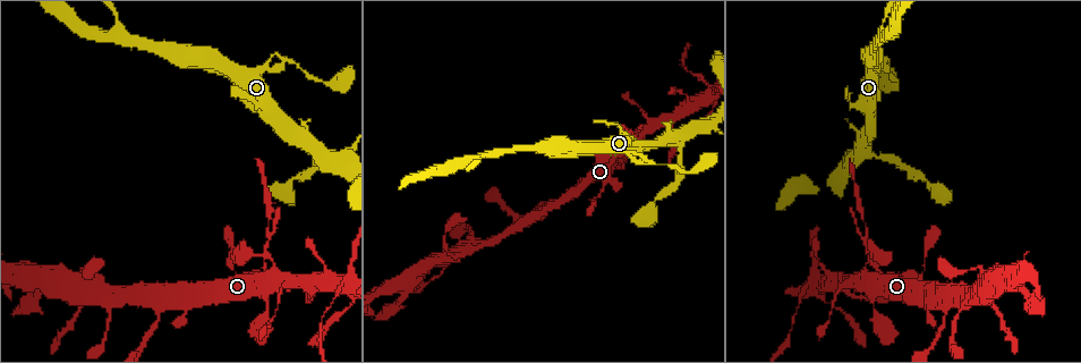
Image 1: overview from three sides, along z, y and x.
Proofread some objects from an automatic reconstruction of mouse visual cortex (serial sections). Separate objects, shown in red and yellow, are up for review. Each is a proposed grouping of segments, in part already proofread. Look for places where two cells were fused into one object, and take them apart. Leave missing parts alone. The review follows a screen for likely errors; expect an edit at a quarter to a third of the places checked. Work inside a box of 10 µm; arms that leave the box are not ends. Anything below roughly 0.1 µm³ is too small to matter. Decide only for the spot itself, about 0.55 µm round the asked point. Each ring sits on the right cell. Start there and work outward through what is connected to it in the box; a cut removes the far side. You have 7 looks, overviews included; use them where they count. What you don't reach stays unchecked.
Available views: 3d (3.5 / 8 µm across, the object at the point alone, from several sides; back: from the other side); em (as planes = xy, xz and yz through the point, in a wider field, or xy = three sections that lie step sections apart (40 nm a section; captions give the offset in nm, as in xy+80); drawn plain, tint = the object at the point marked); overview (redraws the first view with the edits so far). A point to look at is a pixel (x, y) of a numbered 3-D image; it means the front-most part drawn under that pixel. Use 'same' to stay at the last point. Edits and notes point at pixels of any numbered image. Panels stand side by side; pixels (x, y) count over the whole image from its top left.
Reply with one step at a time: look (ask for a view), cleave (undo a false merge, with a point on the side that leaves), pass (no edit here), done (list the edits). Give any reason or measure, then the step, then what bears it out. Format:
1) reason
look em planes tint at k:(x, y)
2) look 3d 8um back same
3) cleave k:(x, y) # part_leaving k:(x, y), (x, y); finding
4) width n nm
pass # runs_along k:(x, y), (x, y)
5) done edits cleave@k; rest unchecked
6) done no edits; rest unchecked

three-way junction
look 3d 3.5um at 1:(532, 217)

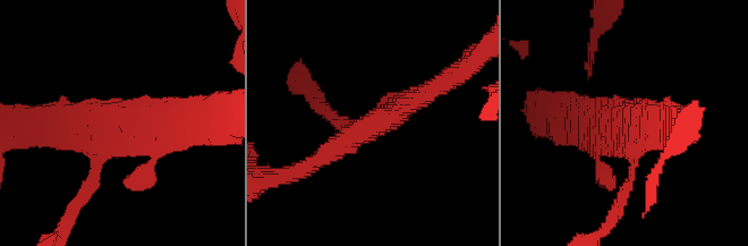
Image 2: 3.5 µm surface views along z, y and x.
arms 3; arm_widths 100, 300, 300 nm
look em xy step 3 tint at 2:(119, 122)

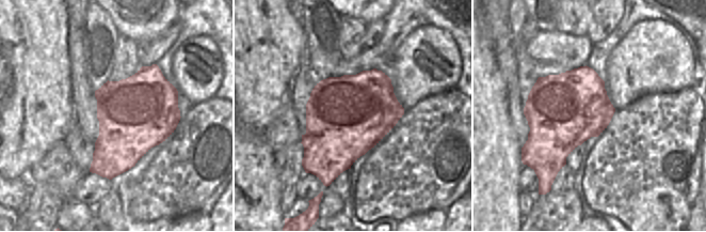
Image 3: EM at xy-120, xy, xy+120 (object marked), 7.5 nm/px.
pass # runs_along 2:(439, 85), (307, 167); one cell here

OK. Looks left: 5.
four or more arms meet
look 3d 3.5um at 1:(43, 281)

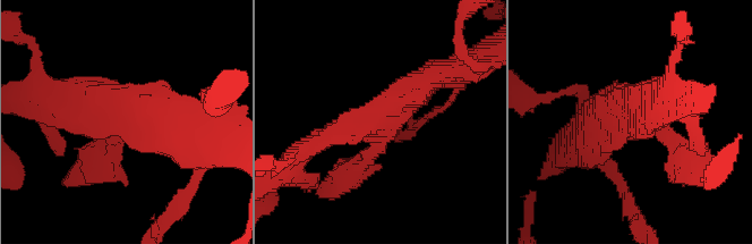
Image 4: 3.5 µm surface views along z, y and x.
arms 4; arm_widths 200, 250, 300, 450 nm; shape alone is not enough
look em xy step 5 tint at 4:(374, 120)

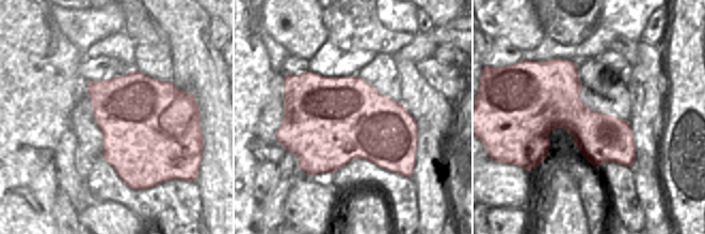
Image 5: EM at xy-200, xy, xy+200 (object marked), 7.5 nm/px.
pass # runs_along 4:(434, 75), (382, 118), (308, 148); one cell here

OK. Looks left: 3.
look 3d 3.5um at 1:(881, 39)

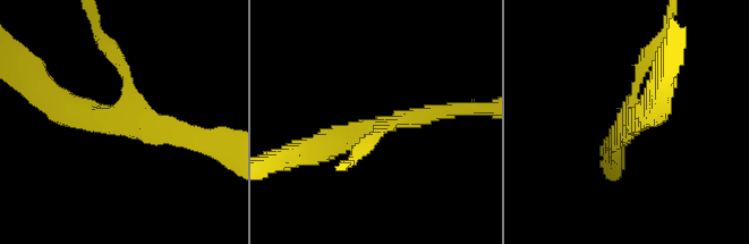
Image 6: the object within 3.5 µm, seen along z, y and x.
arms 3; arm_widths 150, 250, 300 nm
look em xy step 5 tint at 6:(398, 121)

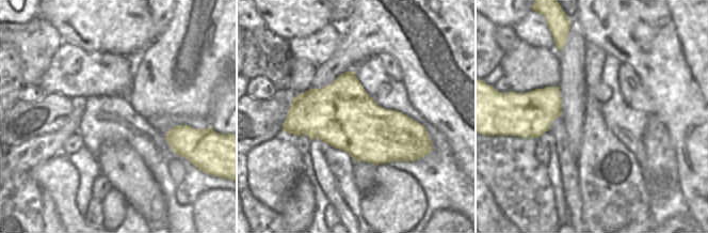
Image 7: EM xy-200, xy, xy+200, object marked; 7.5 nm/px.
pass # continuous, no second cell

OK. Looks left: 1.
done no edits; rest unchecked

